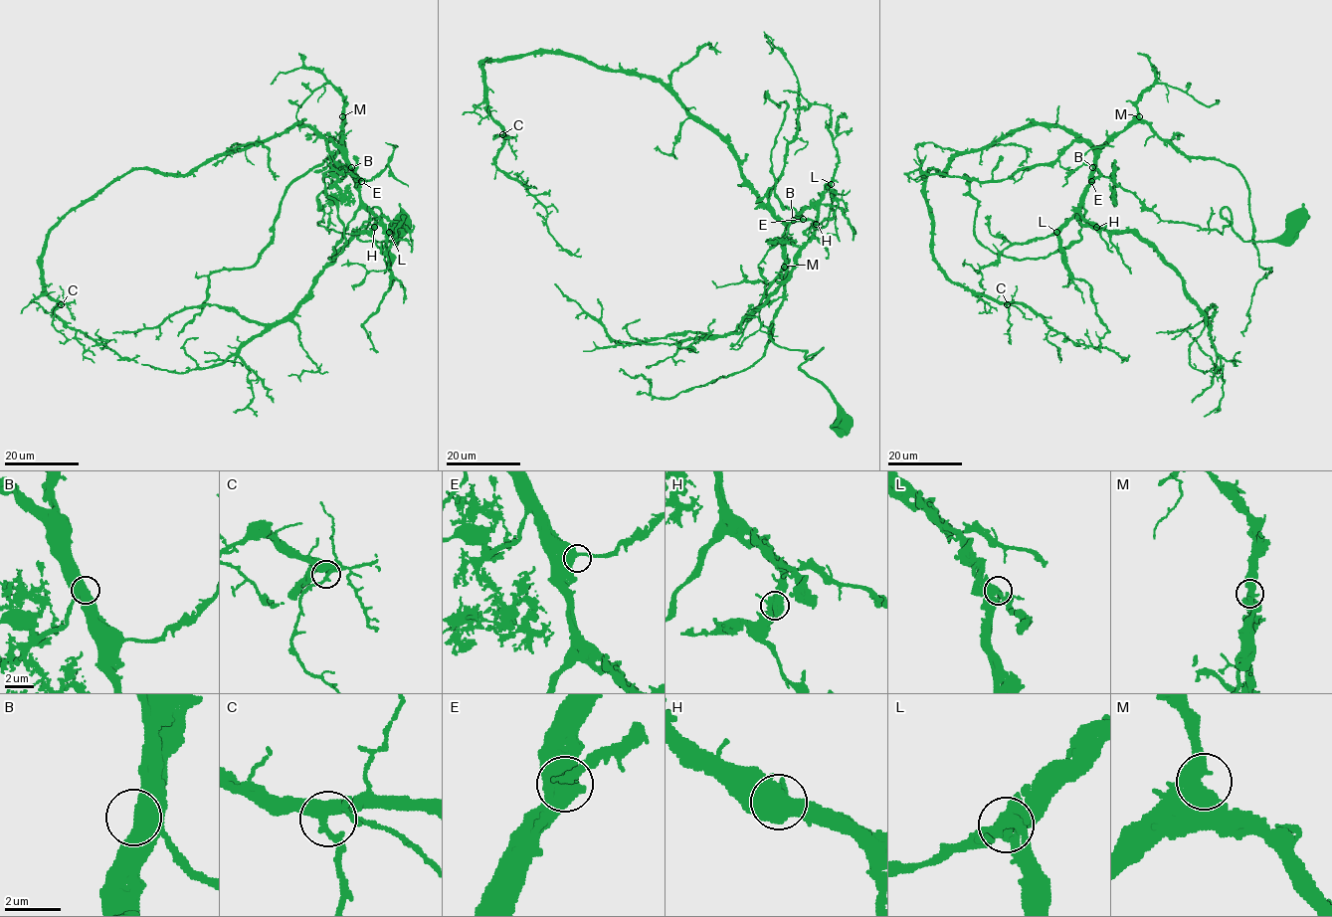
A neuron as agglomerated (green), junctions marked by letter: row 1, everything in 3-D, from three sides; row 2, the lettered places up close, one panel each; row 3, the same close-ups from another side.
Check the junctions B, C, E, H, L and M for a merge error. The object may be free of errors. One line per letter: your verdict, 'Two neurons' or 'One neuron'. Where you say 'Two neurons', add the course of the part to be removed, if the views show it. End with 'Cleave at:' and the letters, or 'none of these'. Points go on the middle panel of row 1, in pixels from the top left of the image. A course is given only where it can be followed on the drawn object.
B: One neuron
C: One neuron
E: One neuron
H: One neuron
L: One neuron
M: One neuron
Cleave at: none of these

